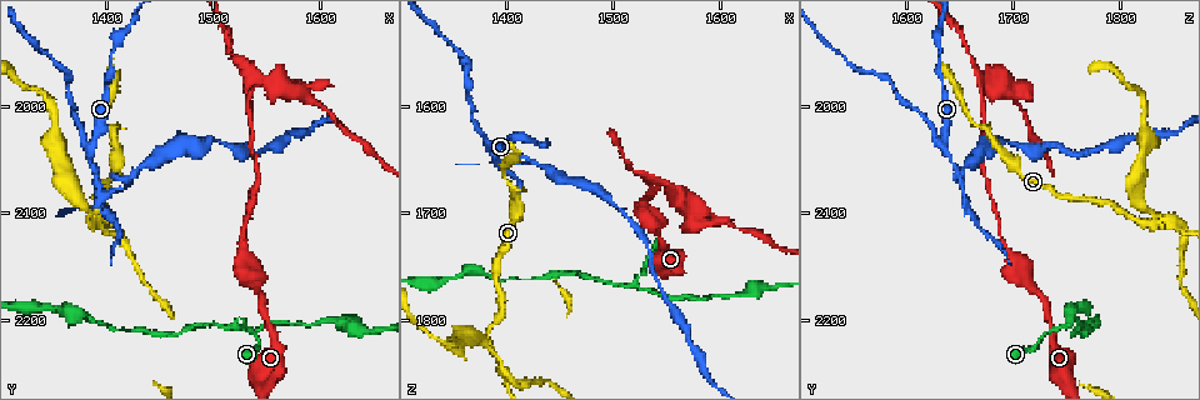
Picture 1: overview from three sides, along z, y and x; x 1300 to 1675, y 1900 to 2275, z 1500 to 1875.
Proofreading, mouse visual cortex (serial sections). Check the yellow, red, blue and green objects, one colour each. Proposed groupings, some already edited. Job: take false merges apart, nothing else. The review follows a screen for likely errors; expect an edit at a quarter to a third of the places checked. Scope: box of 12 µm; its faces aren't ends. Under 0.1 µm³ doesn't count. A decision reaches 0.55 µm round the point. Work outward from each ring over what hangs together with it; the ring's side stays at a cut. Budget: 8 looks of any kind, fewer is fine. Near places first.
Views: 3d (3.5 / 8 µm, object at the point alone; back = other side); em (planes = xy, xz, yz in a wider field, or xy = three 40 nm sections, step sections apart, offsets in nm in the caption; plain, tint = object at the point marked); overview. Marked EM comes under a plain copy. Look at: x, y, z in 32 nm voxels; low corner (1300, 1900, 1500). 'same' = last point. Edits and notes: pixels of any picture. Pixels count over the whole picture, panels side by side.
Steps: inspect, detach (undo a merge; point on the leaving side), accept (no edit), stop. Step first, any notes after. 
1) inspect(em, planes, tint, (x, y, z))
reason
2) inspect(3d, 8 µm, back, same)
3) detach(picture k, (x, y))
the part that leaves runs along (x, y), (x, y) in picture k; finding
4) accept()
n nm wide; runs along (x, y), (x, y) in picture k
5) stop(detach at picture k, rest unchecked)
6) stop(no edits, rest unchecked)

inspect(3d, 3.5 µm, (1518, 2206, 1766))

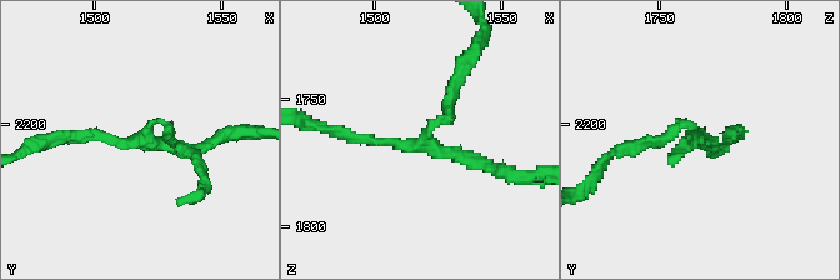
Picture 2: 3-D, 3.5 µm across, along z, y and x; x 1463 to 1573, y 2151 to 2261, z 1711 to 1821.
inspect(em, xy, step 3, tint, (1519, 2205, 1766))
3 arms; arms of 150, 150, 150 nm; now the EM

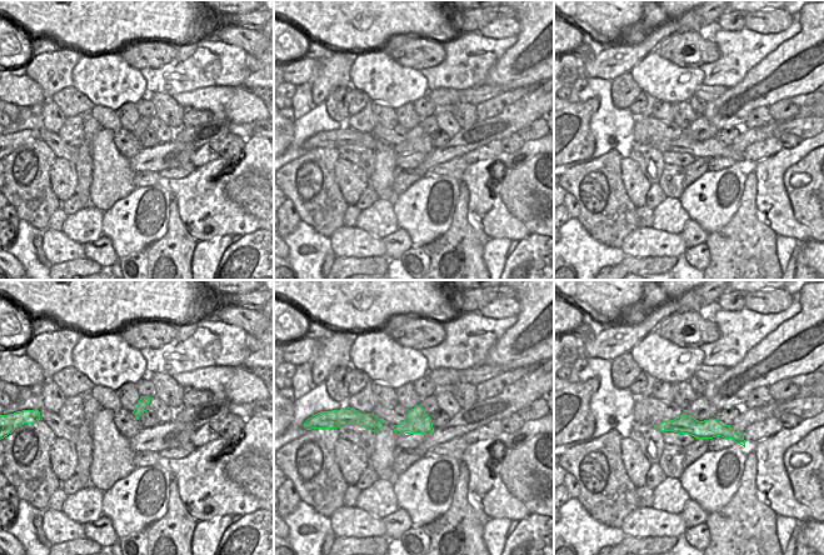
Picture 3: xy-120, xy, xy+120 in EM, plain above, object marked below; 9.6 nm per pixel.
accept()
runs along (662, 426), (719, 429), (740, 440) in picture 3; one cell here

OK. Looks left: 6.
inspect(3d, 3.5 µm, (1388, 2106, 1830))
four-way junction

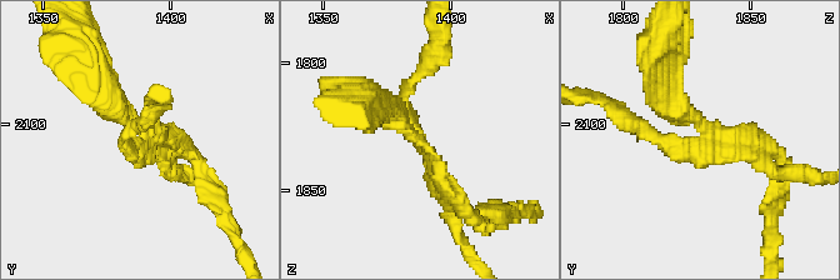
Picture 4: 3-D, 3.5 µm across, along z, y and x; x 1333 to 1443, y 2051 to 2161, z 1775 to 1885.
inspect(em, xy, step 2, tint, (1389, 2108, 1827))
4 arms; arms of 150, 150, 200, 350 nm; shape alone is not enough

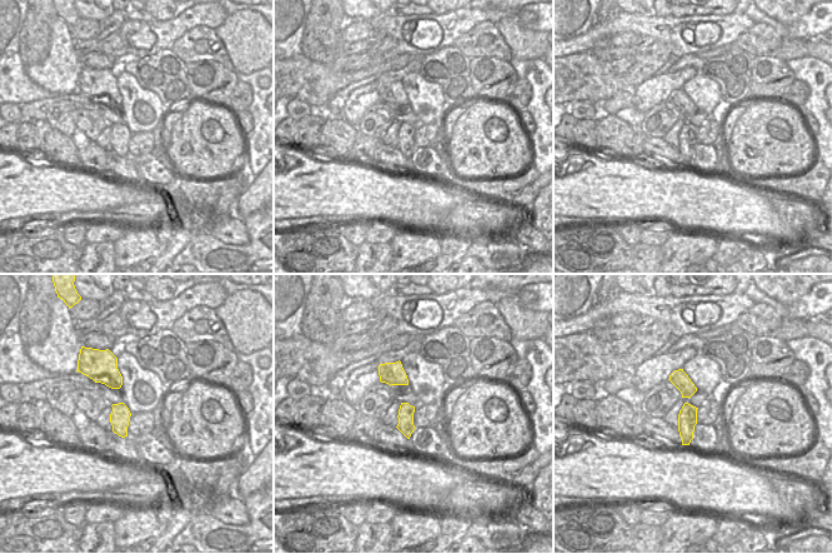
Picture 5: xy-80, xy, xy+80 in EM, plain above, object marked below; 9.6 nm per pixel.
detach(picture 4, (400, 125))
the part that leaves runs along (419, 141), (384, 103), (358, 100) in picture 4; a second cell is stuck on

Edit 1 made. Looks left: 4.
inspect(3d, 3.5 µm, (1390, 2036, 1636))
a fork

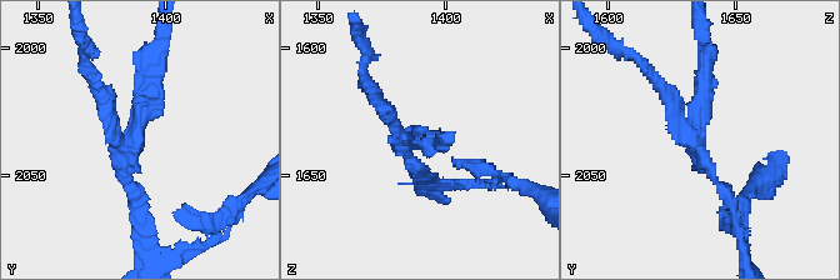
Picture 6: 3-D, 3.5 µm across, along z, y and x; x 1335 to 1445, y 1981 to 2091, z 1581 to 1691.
inspect(em, xy, step 1, tint, (1388, 2036, 1636))
3 arms; arms of 150, 200, 200 nm

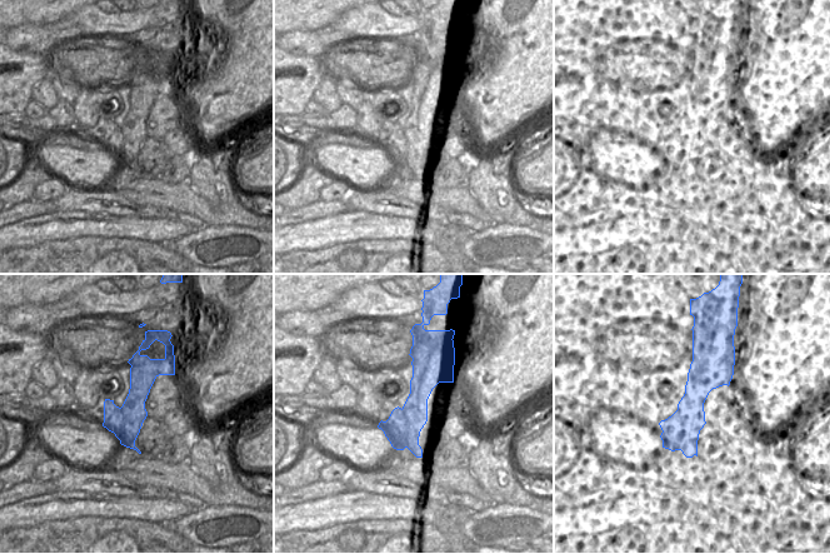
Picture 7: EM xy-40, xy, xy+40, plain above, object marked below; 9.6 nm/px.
detach(picture 6, (106, 106))
the part that leaves runs along (126, 174), (145, 254), (164, 261) in picture 6; two cells meet here

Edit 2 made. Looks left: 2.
stop(detach at picture 4, detach at picture 6, rest unchecked)

